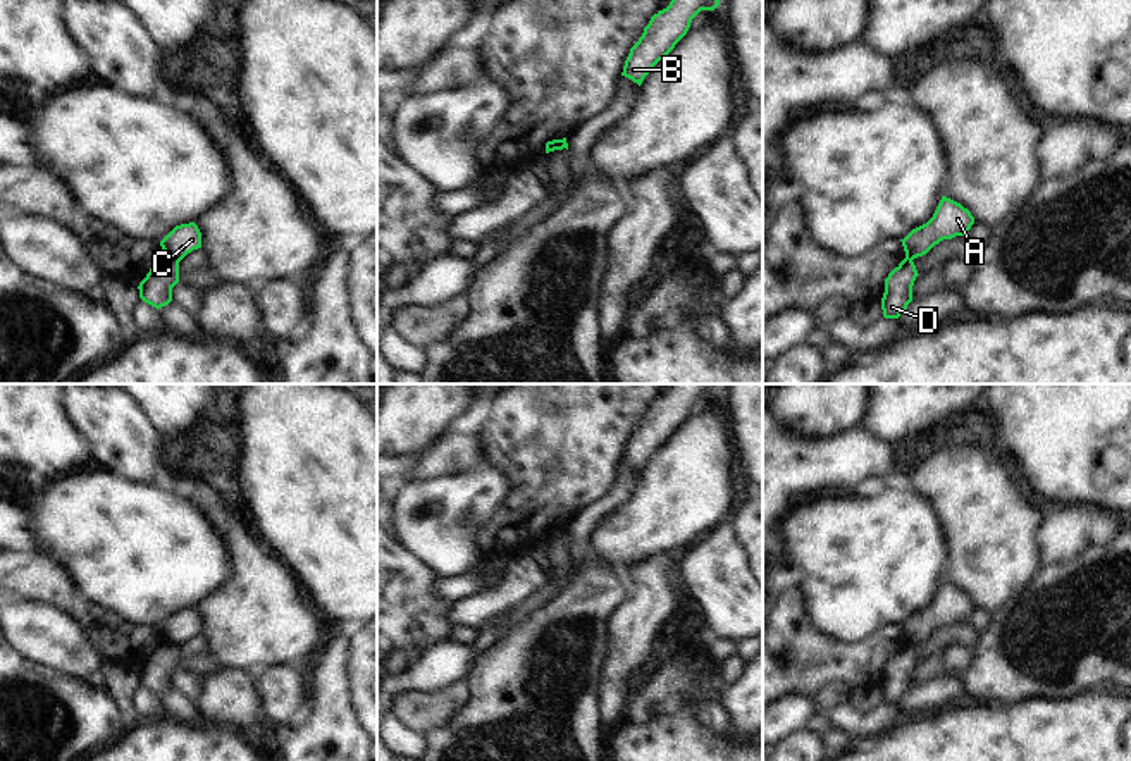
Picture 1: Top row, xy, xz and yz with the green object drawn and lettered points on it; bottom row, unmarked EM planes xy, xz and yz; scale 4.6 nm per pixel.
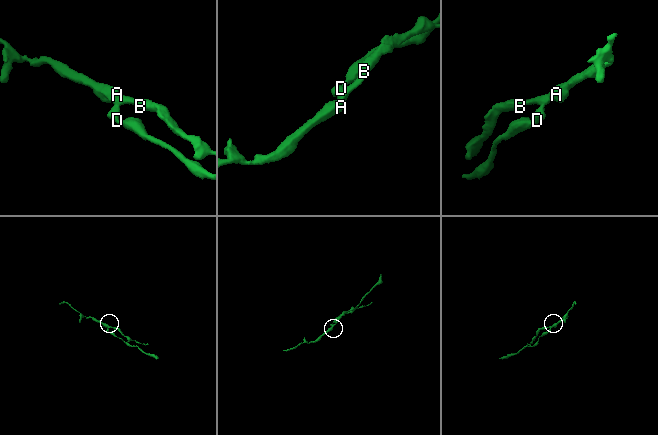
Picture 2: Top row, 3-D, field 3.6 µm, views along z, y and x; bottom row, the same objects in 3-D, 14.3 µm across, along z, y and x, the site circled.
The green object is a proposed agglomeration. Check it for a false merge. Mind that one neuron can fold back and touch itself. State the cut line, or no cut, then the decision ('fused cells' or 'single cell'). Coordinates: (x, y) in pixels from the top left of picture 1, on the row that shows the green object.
cut xy (164, 255), (178, 262); fused cells

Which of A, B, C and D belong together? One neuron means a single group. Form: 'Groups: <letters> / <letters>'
Groups: A B C / D

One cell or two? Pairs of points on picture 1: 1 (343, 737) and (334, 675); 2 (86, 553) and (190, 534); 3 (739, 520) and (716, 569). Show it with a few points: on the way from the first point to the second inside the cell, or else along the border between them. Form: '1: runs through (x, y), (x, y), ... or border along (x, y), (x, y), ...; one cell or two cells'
1: runs through (334, 722), (334, 691); one cell
2: runs through (112, 550), (164, 550); one cell
3: border along (727, 520), (734, 538), (744, 550); two cells

